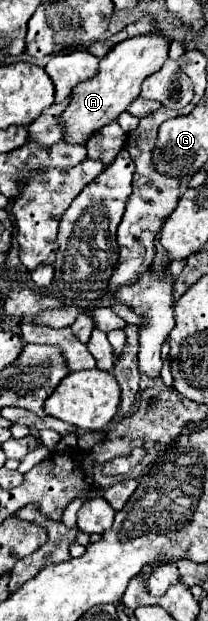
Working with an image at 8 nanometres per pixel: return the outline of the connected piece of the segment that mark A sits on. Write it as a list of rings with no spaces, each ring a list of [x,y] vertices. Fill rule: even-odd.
[[[149,32],[141,36],[127,38],[113,46],[101,60],[97,76],[77,84],[71,94],[69,108],[61,114],[61,122],[65,124],[65,140],[69,142],[87,142],[87,138],[103,128],[105,124],[117,120],[121,112],[127,110],[131,100],[135,100],[141,92],[141,82],[157,72],[167,60],[171,38],[165,32]]]

